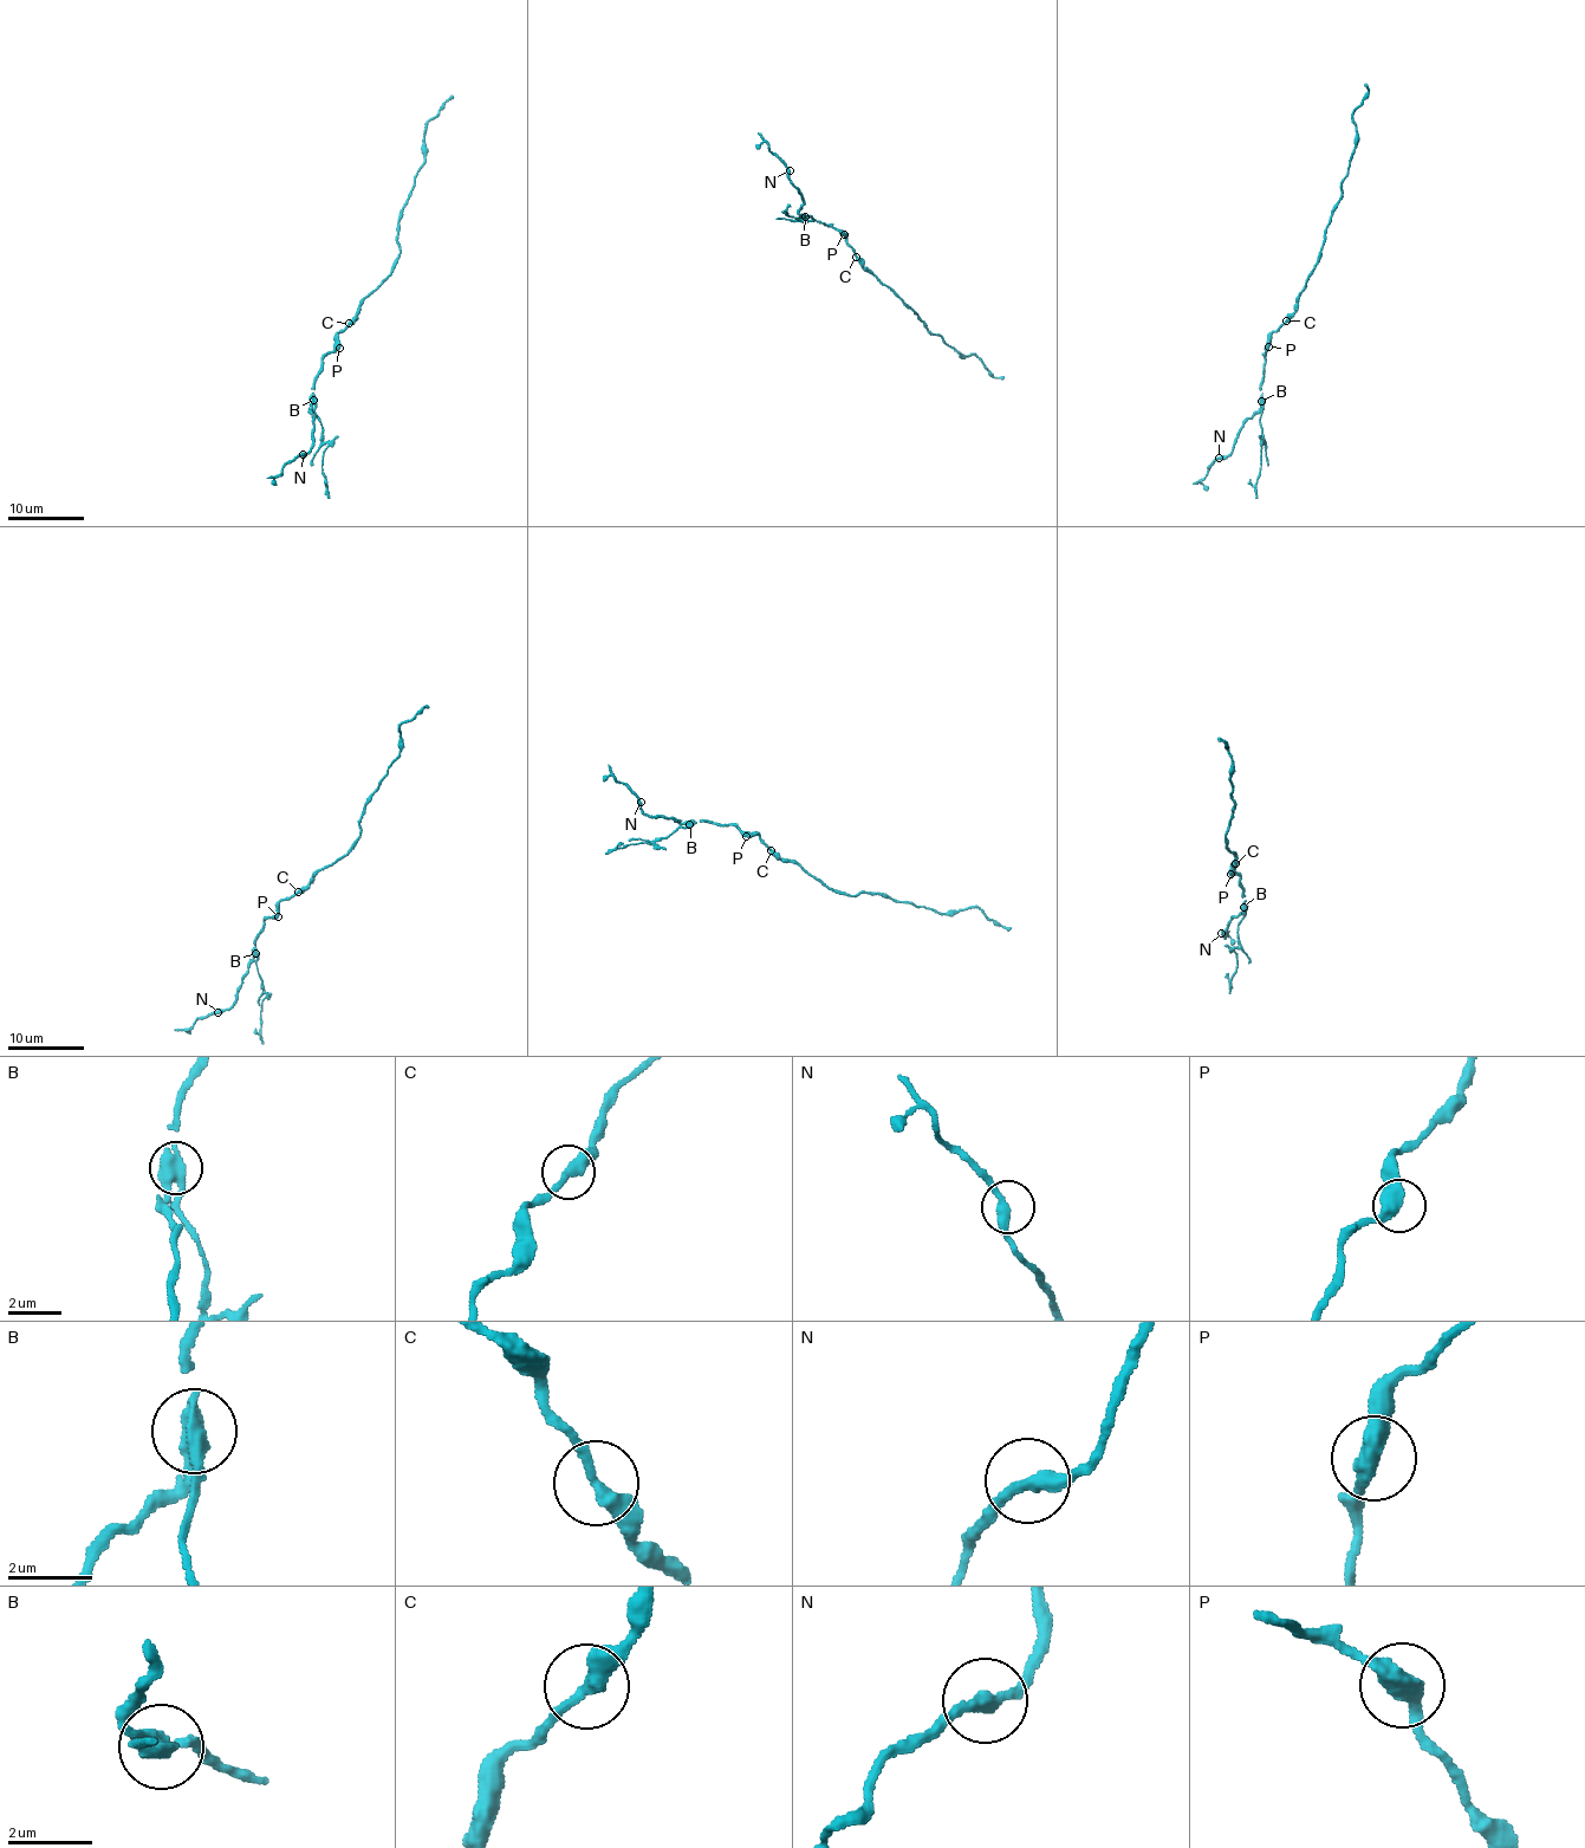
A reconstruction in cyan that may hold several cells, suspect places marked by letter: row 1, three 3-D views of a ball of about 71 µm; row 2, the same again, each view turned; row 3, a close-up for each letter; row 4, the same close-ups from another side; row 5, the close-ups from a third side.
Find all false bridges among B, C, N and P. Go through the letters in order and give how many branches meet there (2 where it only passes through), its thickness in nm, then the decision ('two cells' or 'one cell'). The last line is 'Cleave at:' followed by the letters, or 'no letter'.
B: 2 branches meet; 480 nm thick; two cells
C: 2 branches meet; 340 nm thick; two cells
N: 2 branches meet; 320 nm thick; one cell
P: 2 branches meet; 440 nm thick; one cell
Cleave at: B, C

